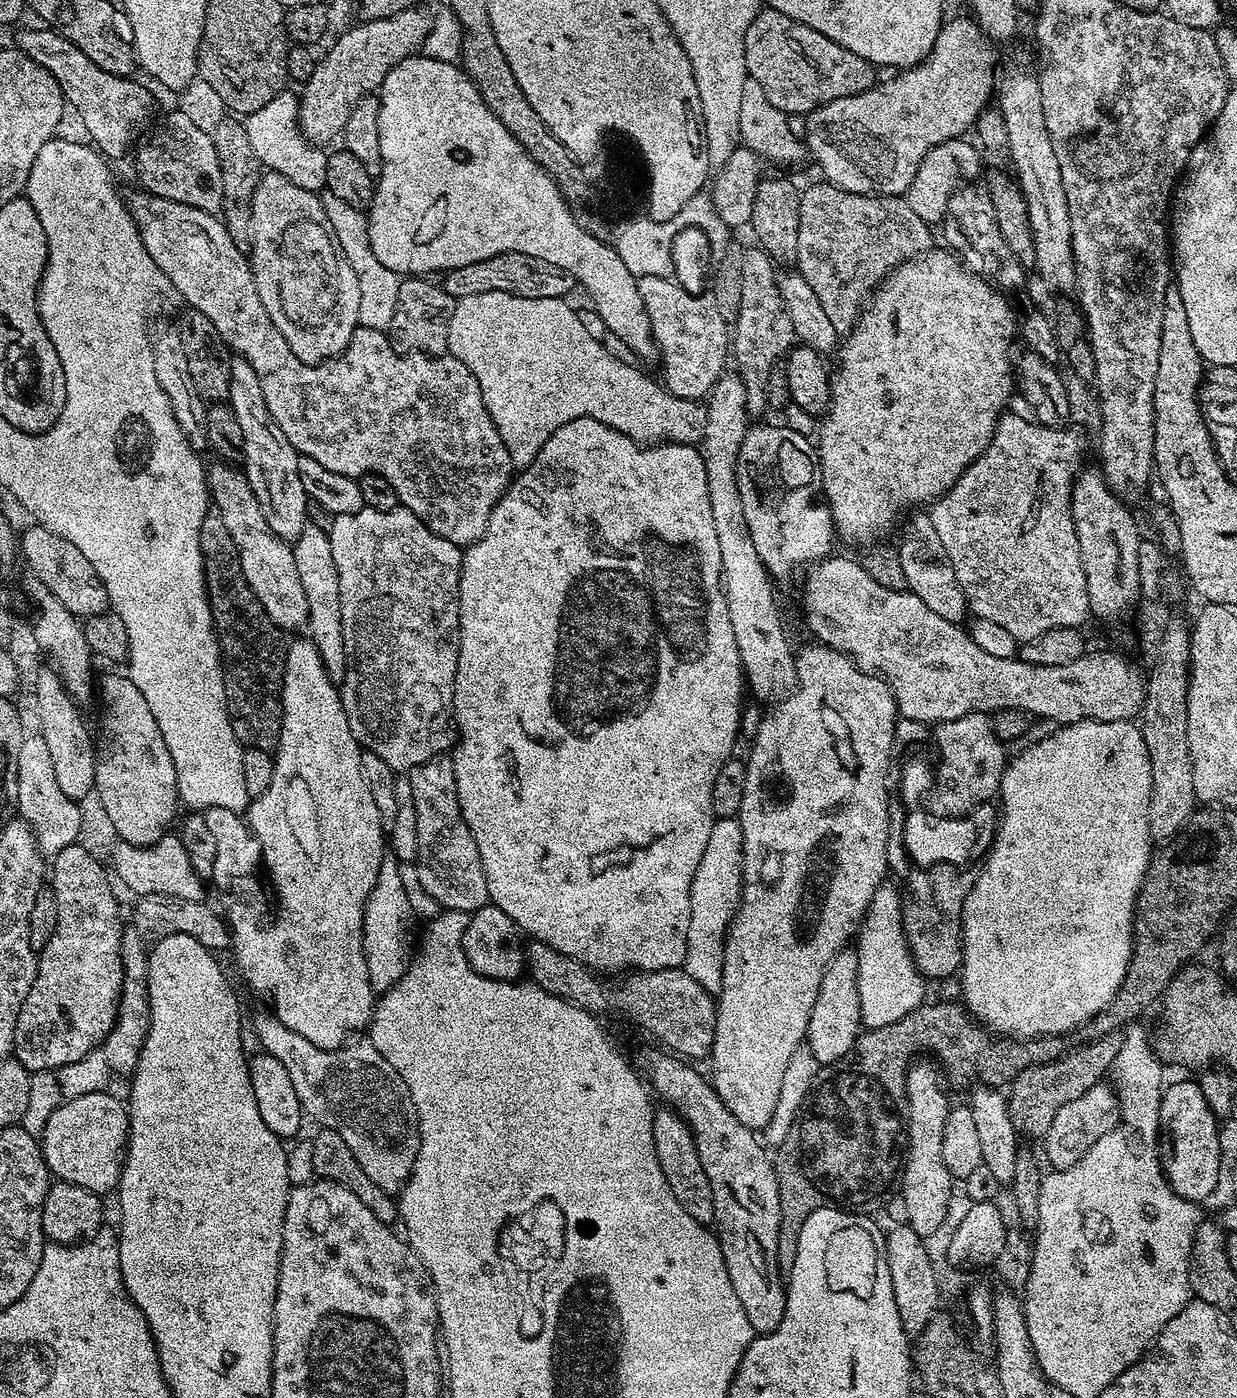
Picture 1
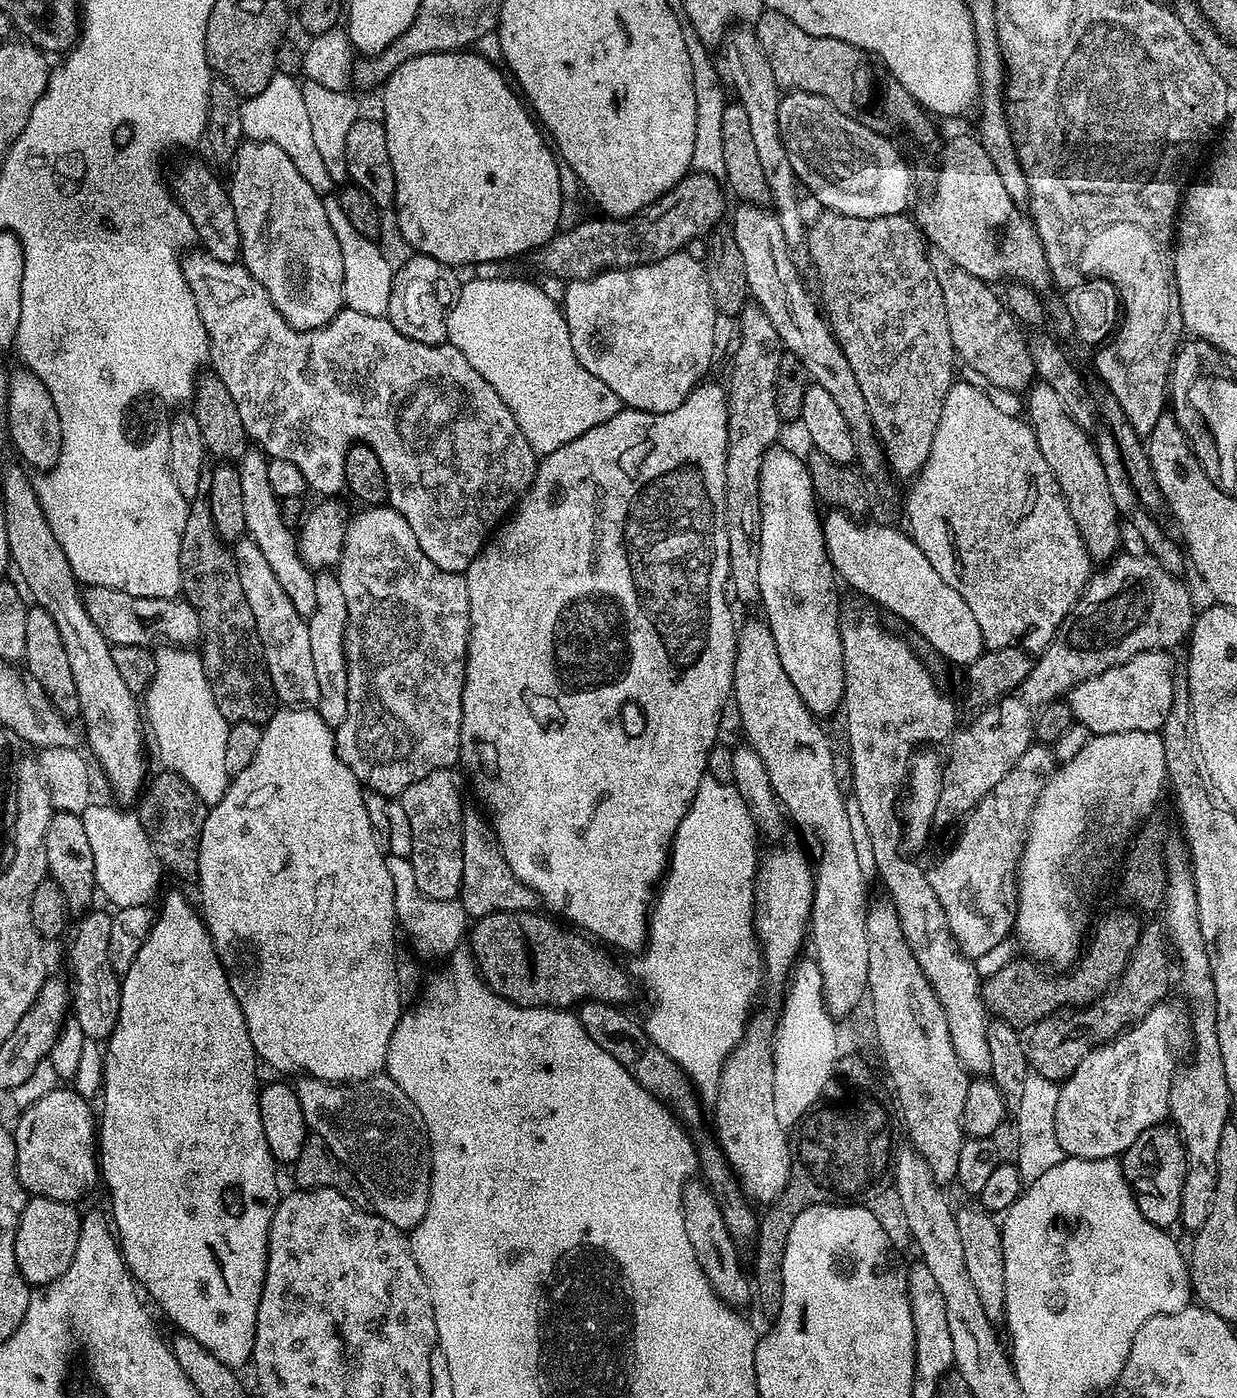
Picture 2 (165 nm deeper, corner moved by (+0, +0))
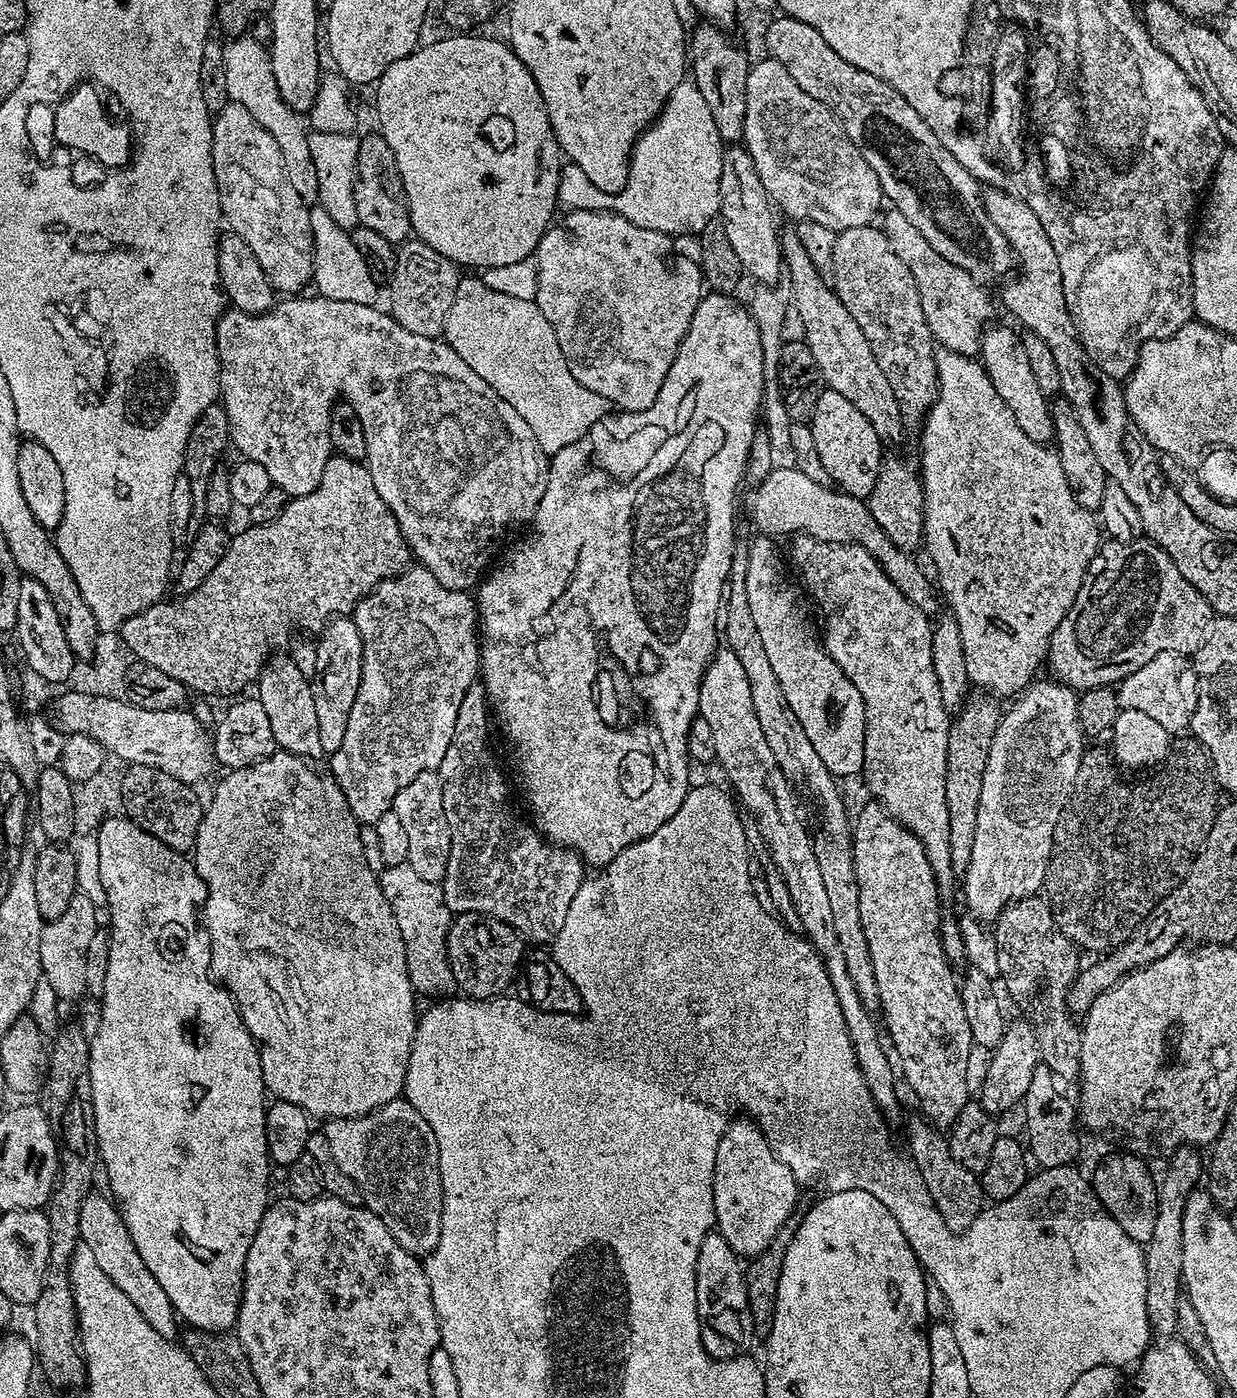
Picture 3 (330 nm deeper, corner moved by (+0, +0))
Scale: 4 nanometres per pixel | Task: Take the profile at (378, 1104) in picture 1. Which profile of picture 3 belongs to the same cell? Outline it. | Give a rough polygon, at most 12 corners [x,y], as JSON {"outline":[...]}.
{"outline":[[401,1098],[322,1131],[402,1250],[442,1234],[438,1142]]}

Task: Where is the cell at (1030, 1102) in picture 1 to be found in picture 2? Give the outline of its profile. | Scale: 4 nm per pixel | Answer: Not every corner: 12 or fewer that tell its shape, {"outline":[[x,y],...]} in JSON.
{"outline":[[1159,923],[1145,927],[1116,992],[1040,1025],[1027,1051],[1055,1082],[1174,988]]}

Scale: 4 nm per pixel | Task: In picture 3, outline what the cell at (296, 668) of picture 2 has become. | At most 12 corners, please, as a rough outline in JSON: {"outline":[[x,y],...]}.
{"outline":[[291,655],[264,662],[258,699],[277,749],[325,755],[309,677]]}

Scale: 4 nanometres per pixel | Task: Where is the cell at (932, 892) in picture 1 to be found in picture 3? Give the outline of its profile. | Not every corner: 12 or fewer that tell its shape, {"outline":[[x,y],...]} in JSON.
{"outline":[[1037,679],[1001,715],[964,904],[981,922],[1043,889],[1086,737]]}

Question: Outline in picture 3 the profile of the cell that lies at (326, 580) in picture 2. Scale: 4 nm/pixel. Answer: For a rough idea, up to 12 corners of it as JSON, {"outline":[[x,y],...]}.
{"outline":[[347,615],[316,640],[311,677],[325,754],[342,746],[362,674],[362,638]]}

